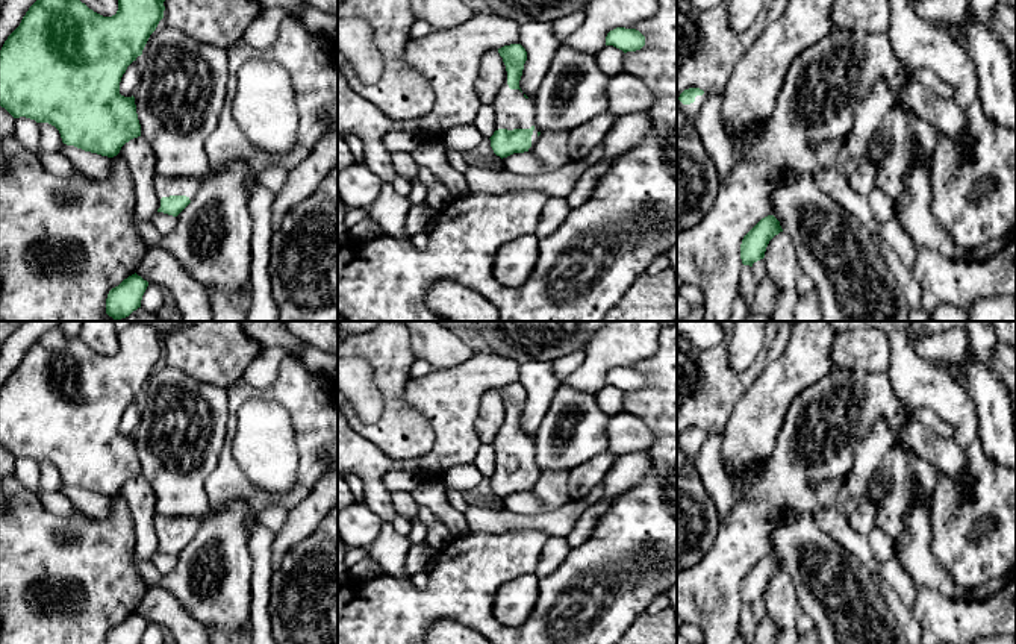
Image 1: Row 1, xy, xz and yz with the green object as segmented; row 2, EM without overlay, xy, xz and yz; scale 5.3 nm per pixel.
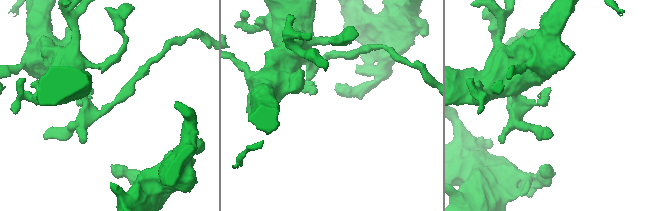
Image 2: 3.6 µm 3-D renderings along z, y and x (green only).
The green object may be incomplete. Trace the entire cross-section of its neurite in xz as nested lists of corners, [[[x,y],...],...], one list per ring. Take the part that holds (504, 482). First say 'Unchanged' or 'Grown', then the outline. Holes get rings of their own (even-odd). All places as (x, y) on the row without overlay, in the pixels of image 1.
Grown. [[[521,383],[498,388],[506,405],[507,420],[494,441],[495,471],[489,477],[494,492],[503,499],[531,491],[541,471],[536,465],[536,441],[519,427],[527,391]]]

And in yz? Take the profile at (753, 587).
Unchanged. [[[774,555],[762,558],[742,579],[742,603],[753,606],[754,602],[763,599],[769,580],[780,571],[783,568]]]

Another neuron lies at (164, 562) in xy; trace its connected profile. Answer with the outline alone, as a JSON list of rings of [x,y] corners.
[[[157,552],[153,558],[153,565],[154,568],[162,574],[162,576],[168,576],[170,573],[173,573],[176,562],[177,562],[177,556],[164,553],[164,552]]]

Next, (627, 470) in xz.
[[[647,452],[616,456],[603,480],[604,497],[583,512],[571,533],[566,536],[569,547],[575,549],[584,544],[598,518],[606,512],[606,503],[636,486],[648,470],[650,456]]]

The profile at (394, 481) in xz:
[[[394,470],[383,476],[383,485],[388,492],[394,491],[412,492],[419,485],[419,479],[406,471]]]

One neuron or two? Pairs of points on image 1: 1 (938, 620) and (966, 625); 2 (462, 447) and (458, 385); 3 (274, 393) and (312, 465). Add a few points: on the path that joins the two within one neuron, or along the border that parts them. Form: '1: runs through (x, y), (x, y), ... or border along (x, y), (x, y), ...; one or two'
1: runs through (945, 620), (959, 625); one
2: runs through (458, 432), (458, 400); one
3: runs through (294, 405), (312, 423), (312, 446); one

